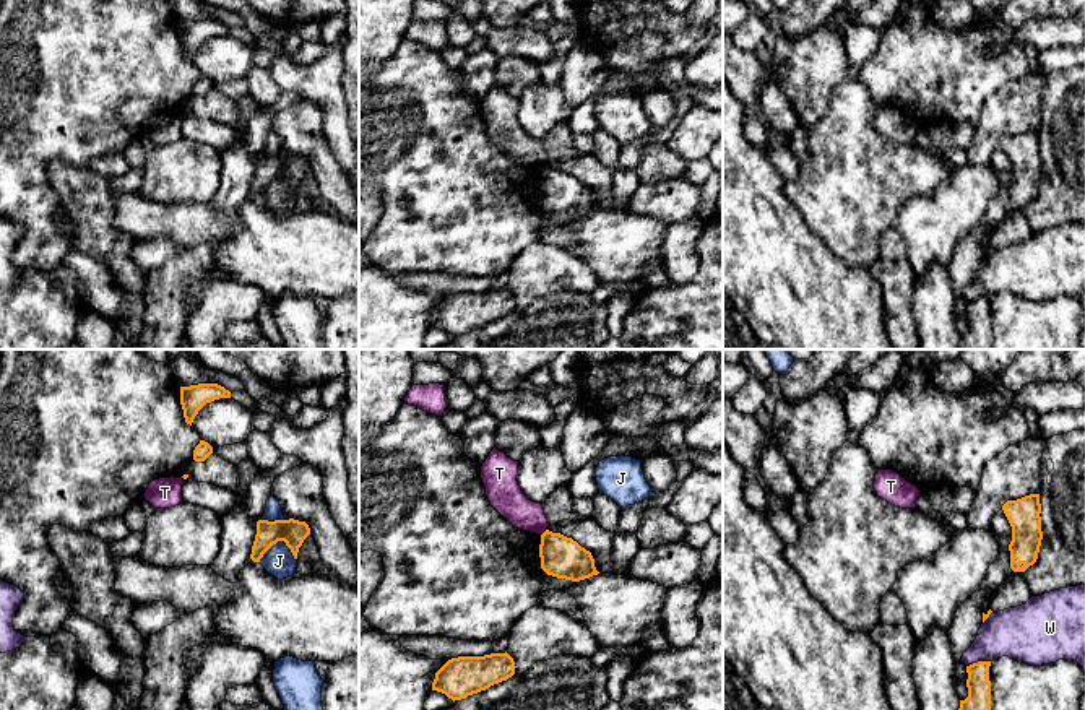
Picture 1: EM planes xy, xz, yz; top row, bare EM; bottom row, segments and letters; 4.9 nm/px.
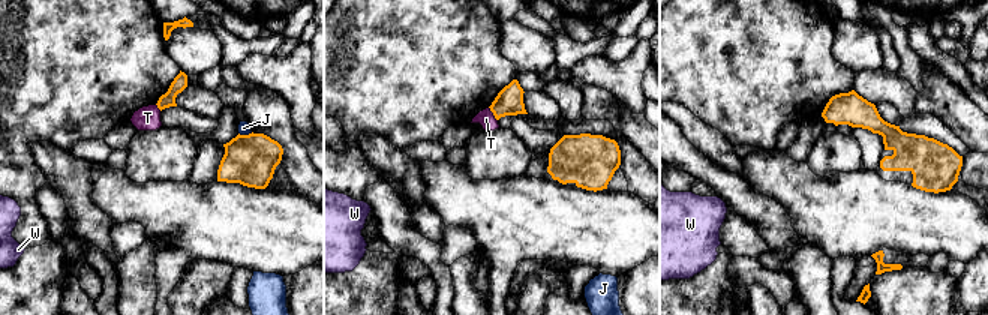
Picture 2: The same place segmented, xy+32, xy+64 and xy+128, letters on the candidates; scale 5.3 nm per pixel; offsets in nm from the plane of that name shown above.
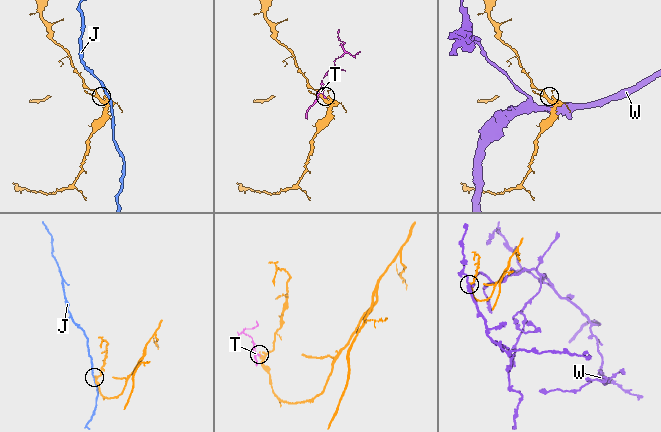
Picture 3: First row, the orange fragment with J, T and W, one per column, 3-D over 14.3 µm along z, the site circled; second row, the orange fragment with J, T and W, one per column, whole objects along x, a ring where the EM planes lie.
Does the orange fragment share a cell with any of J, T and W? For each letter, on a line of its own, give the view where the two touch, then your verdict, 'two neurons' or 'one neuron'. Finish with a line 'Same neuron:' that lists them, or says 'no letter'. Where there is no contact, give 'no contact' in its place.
J: meets orange in xy; two neurons
T: meets orange in xz; two neurons
W: meets orange in yz; two neurons
Same neuron: no letter

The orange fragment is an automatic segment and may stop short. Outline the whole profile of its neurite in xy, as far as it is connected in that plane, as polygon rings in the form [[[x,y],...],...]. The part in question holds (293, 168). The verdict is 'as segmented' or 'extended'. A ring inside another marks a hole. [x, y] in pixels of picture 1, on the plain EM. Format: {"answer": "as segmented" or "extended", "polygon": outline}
{"answer": "as segmented", "polygon": [[[294,154],[274,158],[258,156],[250,195],[260,198],[263,190],[278,177],[284,177],[294,195],[297,195],[299,184],[309,171],[310,164],[305,158]]]}

